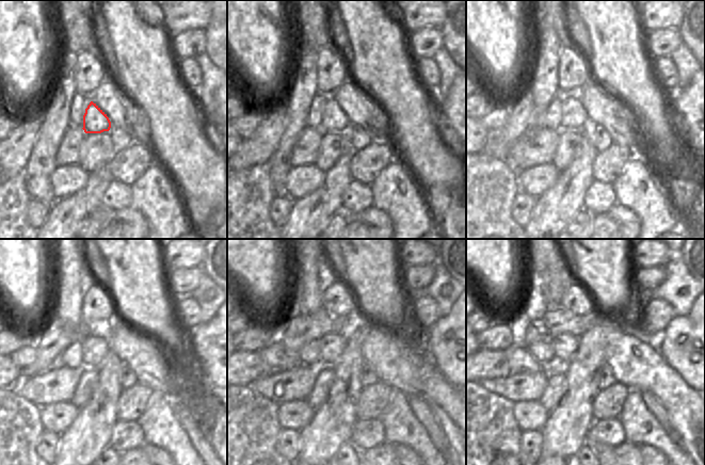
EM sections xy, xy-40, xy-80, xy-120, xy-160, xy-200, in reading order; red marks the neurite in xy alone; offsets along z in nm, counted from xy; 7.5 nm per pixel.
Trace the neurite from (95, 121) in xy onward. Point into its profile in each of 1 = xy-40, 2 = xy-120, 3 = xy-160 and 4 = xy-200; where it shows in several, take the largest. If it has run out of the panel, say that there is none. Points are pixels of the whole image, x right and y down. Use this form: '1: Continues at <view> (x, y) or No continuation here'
1: Continues at xy-40 (334, 118)
2: Continues at xy-120 (94, 349)
3: Continues at xy-160 (332, 346)
4: Continues at xy-200 (565, 346).

